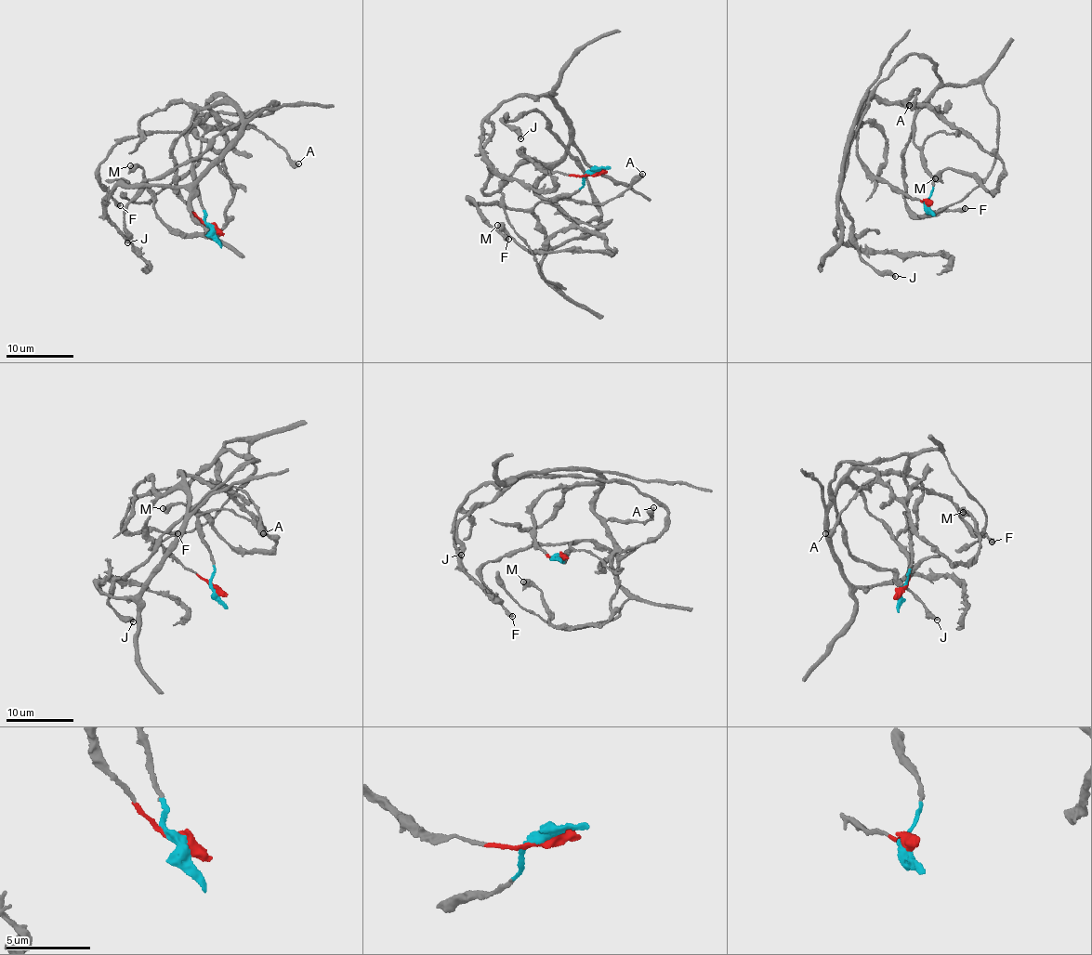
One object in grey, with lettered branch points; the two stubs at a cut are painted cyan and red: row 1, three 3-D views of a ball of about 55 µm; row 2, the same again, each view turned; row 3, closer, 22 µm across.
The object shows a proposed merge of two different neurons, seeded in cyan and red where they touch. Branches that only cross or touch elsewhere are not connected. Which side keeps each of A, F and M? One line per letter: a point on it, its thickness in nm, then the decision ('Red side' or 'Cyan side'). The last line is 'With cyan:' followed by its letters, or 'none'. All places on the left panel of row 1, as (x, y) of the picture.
A: Place: (298, 163). Thickness 420 nm. Red side
F: Place: (120, 205). Thickness 440 nm. Cyan side
M: Place: (130, 165). Thickness 500 nm. Red side
With cyan: F

